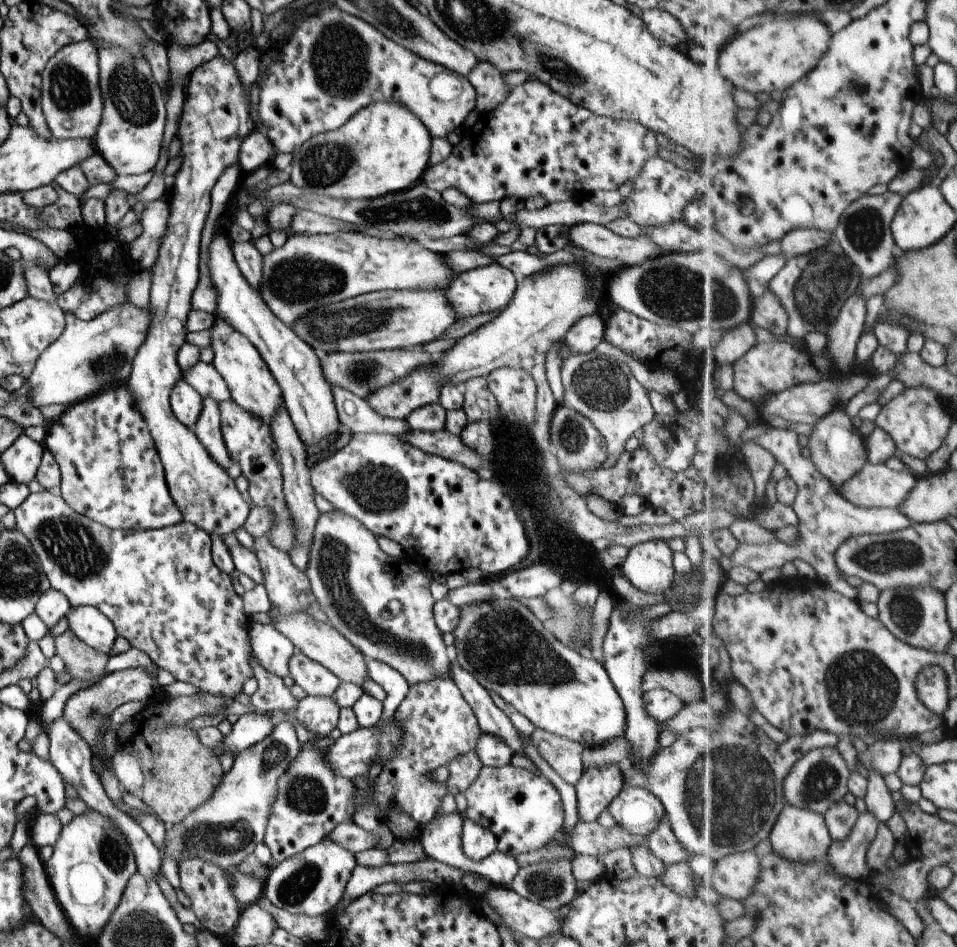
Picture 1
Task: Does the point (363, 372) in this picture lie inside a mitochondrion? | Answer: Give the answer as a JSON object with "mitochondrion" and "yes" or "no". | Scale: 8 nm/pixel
{"mitochondrion":"yes"}

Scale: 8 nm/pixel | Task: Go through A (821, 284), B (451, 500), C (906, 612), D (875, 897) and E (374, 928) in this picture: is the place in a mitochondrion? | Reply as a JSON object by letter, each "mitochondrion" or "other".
{"A":"mitochondrion","B":"other","C":"mitochondrion","D":"other","E":"other"}

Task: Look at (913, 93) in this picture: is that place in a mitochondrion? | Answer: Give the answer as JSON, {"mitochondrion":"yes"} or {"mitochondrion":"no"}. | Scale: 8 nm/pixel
{"mitochondrion":"no"}

